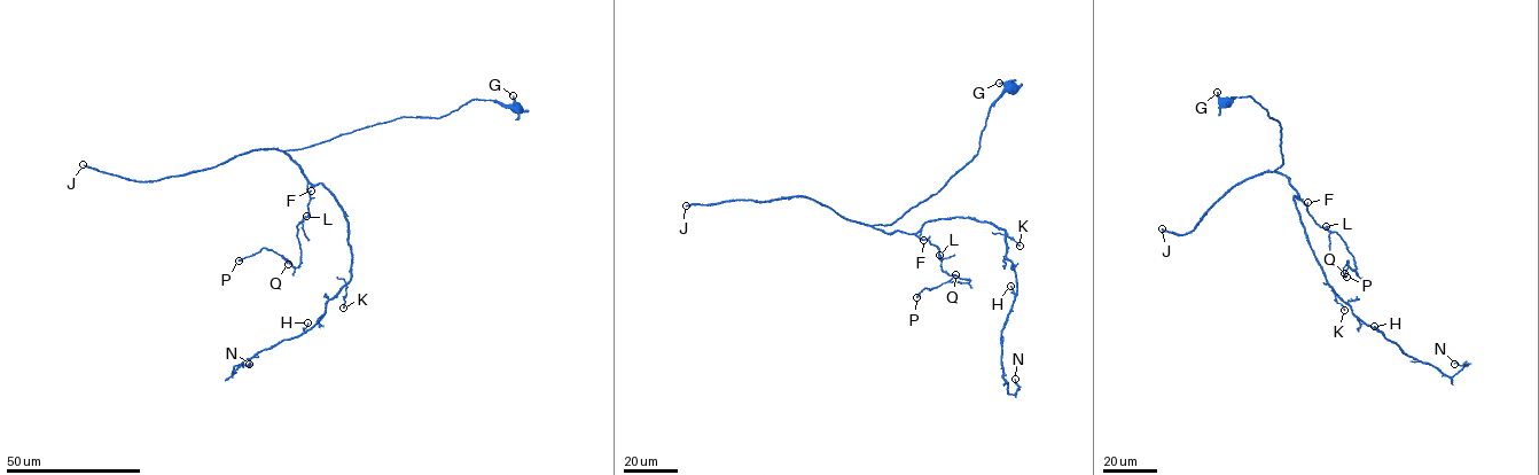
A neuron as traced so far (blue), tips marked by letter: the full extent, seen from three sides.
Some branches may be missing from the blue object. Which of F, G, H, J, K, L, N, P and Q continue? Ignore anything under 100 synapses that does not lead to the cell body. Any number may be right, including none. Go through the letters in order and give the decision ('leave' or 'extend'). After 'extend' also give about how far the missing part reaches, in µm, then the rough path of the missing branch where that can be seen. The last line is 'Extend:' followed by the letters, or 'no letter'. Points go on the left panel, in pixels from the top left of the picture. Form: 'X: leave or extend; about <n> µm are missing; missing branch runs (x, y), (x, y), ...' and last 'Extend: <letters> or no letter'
F: leave
G: leave
H: leave
J: extend; about 200 µm are missing
K: leave
L: leave
N: leave
P: leave
Q: leave
Extend: J

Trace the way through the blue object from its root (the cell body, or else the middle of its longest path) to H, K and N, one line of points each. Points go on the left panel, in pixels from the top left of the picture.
H: (517, 107), (473, 99), (284, 152), (348, 225), (351, 277), (307, 322)
K: (517, 107), (473, 99), (439, 117), (400, 117), (284, 152), (330, 193), (346, 222), (351, 275), (343, 308)
N: (517, 107), (473, 99), (284, 152), (342, 209), (351, 275), (311, 328), (249, 364)

